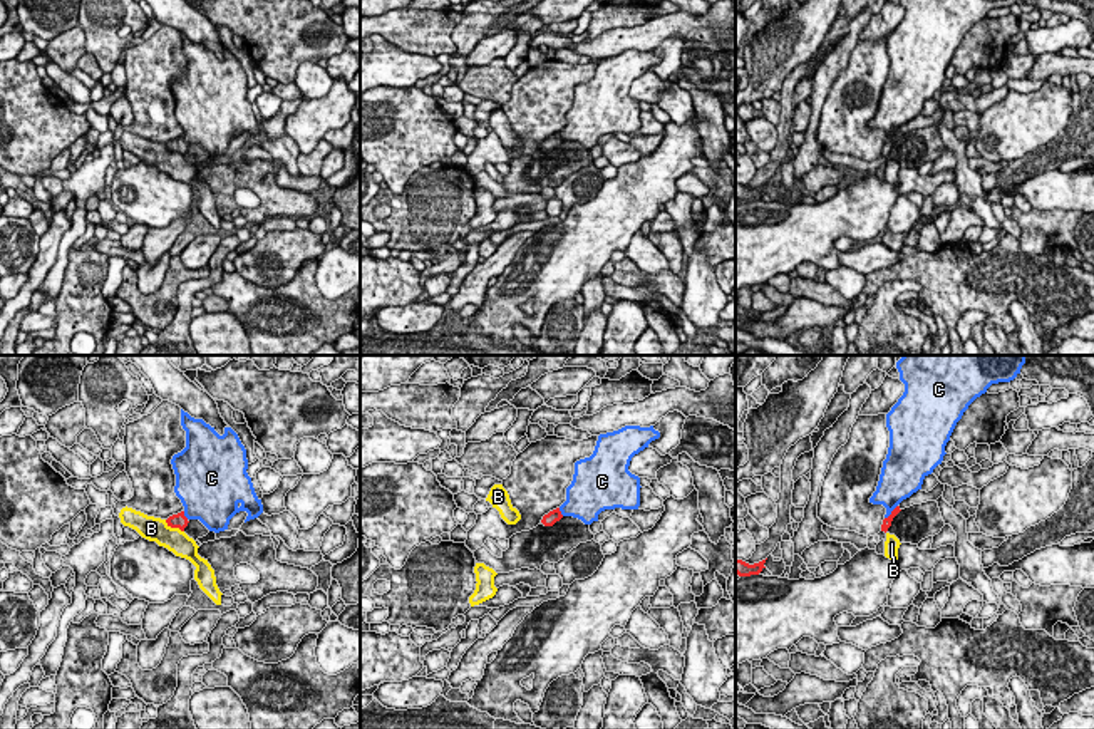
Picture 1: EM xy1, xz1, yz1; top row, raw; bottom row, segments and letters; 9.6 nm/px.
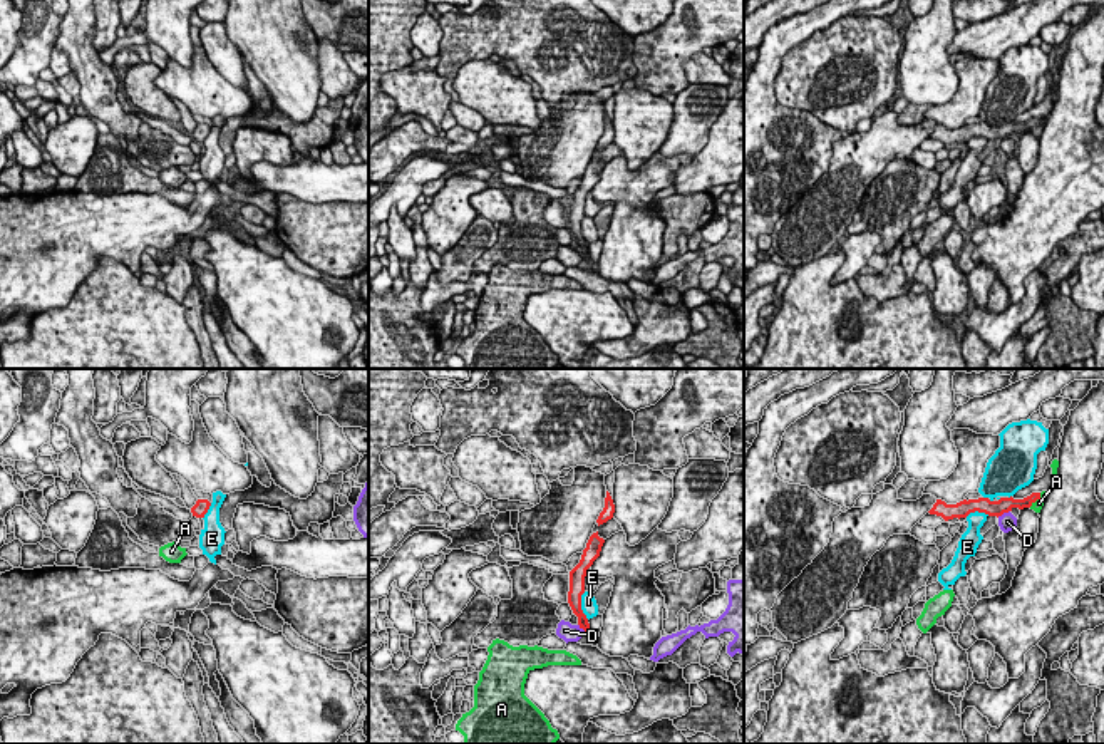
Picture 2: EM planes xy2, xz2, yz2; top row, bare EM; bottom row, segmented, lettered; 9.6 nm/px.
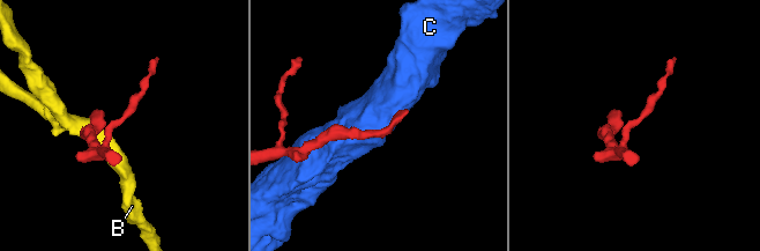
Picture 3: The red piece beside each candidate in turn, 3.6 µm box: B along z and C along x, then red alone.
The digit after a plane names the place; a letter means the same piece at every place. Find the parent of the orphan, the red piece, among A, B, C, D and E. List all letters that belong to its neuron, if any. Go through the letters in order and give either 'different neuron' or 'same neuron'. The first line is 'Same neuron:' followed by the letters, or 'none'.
Same neuron: none
A: different neuron
B: different neuron
C: different neuron
D: different neuron
E: different neuron

